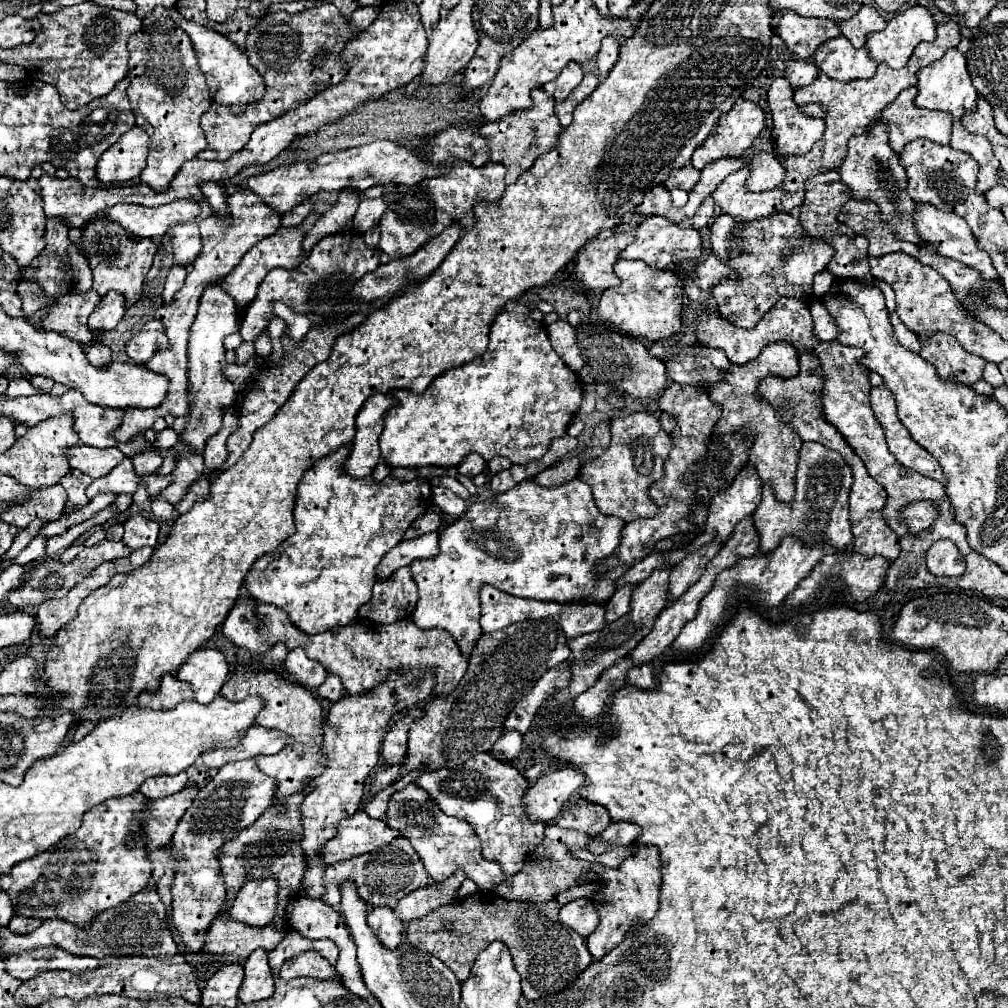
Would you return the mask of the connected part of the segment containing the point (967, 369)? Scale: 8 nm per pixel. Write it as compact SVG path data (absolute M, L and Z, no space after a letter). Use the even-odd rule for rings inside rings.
M937 332L929 340L927 338L919 338L919 340L921 340L919 354L937 368L939 376L947 380L955 380L959 384L967 384L967 386L983 378L983 368L987 360L961 348L955 336Z

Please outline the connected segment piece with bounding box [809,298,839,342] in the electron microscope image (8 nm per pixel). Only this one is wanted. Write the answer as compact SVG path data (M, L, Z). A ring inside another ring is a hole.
M811 298L809 302L809 310L811 310L811 316L813 316L813 336L817 340L835 340L835 336L839 334L837 326L835 326L835 320L829 316L829 312L823 308L823 304L815 298Z

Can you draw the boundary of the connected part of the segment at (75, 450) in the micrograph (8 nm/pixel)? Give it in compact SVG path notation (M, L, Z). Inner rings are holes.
M79 444L67 448L67 458L71 468L77 468L91 478L101 478L111 472L111 468L115 468L125 456L119 448L93 448Z

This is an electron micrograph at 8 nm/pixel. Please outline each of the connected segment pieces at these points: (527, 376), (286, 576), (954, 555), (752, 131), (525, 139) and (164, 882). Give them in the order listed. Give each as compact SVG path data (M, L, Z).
M507 302L501 310L501 314L497 314L497 318L493 320L491 324L491 330L489 330L489 348L487 350L495 350L495 358L475 358L473 362L469 364L463 364L459 368L451 368L447 372L443 372L441 376L437 376L431 386L421 392L421 394L413 394L413 392L407 392L407 390L393 390L391 396L395 398L395 404L387 410L385 414L385 428L381 432L381 438L379 438L379 448L381 448L381 458L391 466L391 468L423 468L423 466L441 466L441 468L451 468L451 466L459 466L465 456L469 456L471 452L477 452L481 454L485 460L491 460L493 456L505 456L509 458L513 464L529 464L533 460L539 460L543 458L543 454L547 452L549 444L553 438L559 438L559 436L565 436L567 434L567 428L573 420L573 416L579 412L581 408L581 400L583 400L583 384L579 380L579 376L575 372L571 372L571 368L567 368L567 364L561 362L559 354L551 348L551 342L549 342L549 336L547 336L547 330L541 322L533 320L529 316L529 308L519 304L519 302Z
M343 446L329 456L317 460L301 478L299 488L297 488L297 500L295 500L295 534L283 540L275 552L269 552L267 556L261 556L251 570L247 572L245 584L247 590L251 592L253 598L257 598L263 604L277 606L285 610L291 618L291 622L307 632L307 634L319 634L327 632L337 626L347 626L351 624L359 608L371 600L371 590L377 582L377 566L381 558L403 540L411 540L429 532L437 532L441 526L441 516L439 508L435 512L427 512L431 500L431 484L425 478L415 478L411 482L399 482L387 478L391 468L385 462L379 462L375 470L371 472L371 478L361 478L355 480L343 472L343 460L349 456L351 448Z
M939 540L927 550L927 568L935 576L957 578L965 572L963 554L949 540Z
M739 100L727 114L721 116L717 134L709 136L691 158L691 164L697 170L703 170L709 162L727 156L741 156L749 150L753 140L765 126L763 110L747 100Z
M541 88L533 90L533 108L515 112L503 120L487 122L481 126L481 134L491 148L491 160L501 162L507 168L505 184L513 184L523 170L527 170L541 154L549 152L555 144L555 136L561 132L561 124L553 112L555 100Z
M159 848L155 852L149 854L149 860L151 860L151 878L157 880L157 892L163 900L165 906L171 904L171 882L173 882L173 876L175 876L175 866L173 866L173 858L167 850Z

